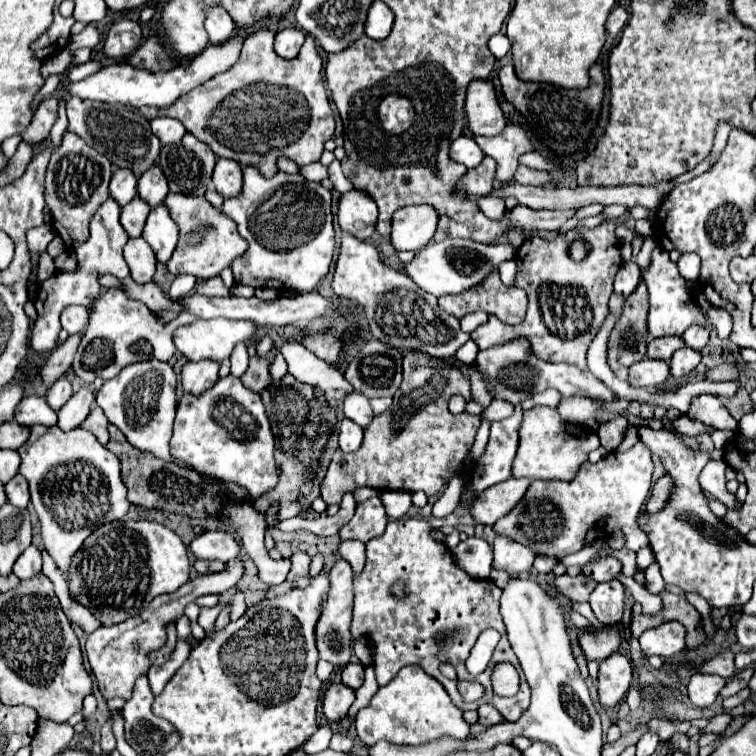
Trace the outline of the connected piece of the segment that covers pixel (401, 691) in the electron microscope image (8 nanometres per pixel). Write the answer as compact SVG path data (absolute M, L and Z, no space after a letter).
M404 666L398 676L390 684L380 688L370 704L358 712L354 726L358 738L366 746L372 746L378 740L420 746L442 736L452 736L458 740L470 736L470 724L462 718L462 710L450 700L446 688L436 678L426 674L420 666Z

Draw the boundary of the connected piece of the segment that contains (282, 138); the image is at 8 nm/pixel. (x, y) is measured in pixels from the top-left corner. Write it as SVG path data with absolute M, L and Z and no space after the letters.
M258 30L242 46L238 62L184 94L170 110L144 110L150 120L156 116L178 118L190 134L208 144L216 156L236 160L242 166L258 166L262 174L278 172L276 160L286 156L304 166L318 162L324 142L334 134L334 114L322 82L322 58L314 38L306 36L300 54L292 60L278 58L272 48L274 32Z

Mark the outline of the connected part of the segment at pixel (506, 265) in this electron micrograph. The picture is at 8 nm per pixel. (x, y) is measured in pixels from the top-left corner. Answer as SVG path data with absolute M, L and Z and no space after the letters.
M506 260L506 262L502 262L498 266L498 270L500 270L500 280L506 286L510 286L514 282L514 276L516 276L516 262L514 260Z

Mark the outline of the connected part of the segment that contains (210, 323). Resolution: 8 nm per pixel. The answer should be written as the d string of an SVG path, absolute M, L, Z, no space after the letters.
M196 320L174 332L174 346L188 360L216 360L230 356L238 342L250 342L256 336L256 324L248 320Z

